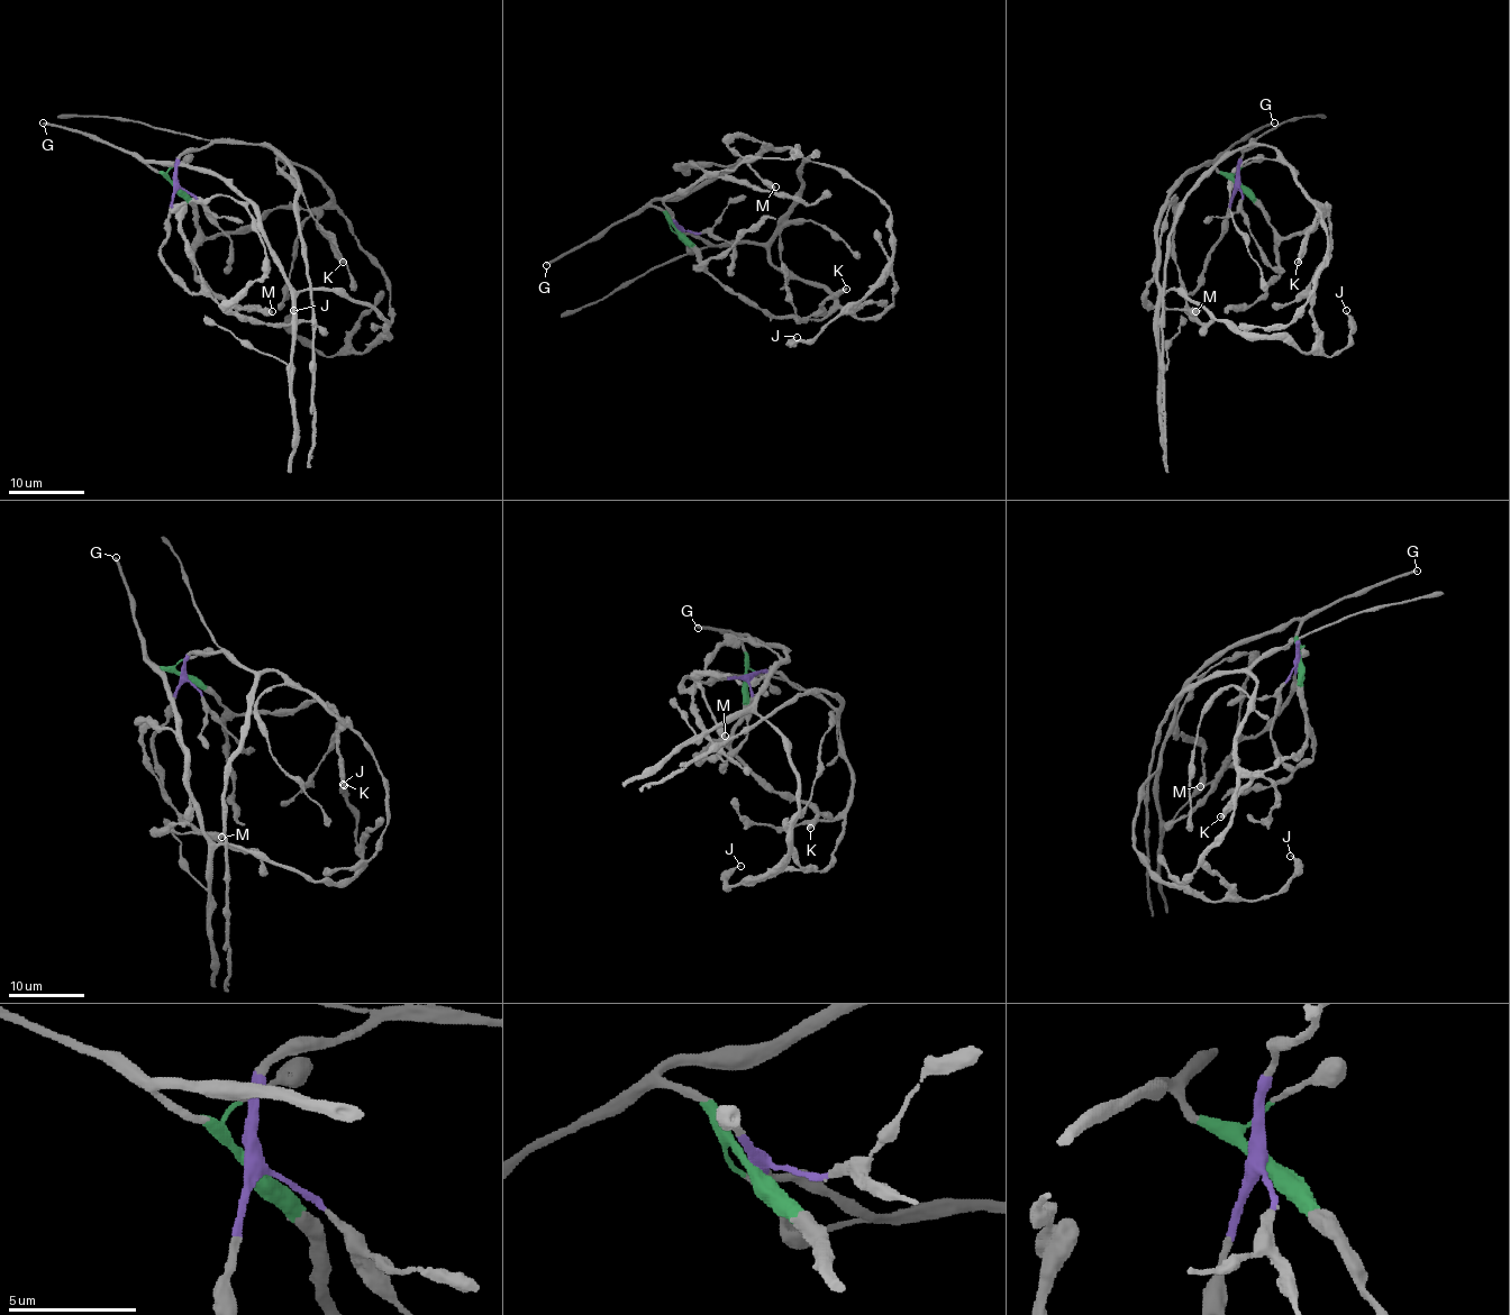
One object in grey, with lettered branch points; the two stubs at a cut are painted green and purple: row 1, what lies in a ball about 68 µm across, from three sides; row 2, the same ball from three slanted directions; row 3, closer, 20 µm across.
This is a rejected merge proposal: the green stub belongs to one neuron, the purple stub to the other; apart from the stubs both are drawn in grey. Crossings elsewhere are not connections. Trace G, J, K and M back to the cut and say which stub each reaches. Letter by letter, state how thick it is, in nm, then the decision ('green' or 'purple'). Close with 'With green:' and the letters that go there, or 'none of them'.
G: calibre 260 nm; green
J: calibre 150 nm; green
K: calibre 380 nm; green
M: calibre 600 nm; green
With green: G, J, K, M

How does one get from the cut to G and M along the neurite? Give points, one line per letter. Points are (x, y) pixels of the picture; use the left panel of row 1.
G: (174, 185), (156, 170), (90, 136), (43, 122)
M: (174, 185), (149, 164), (210, 170), (246, 200), (252, 228), (265, 249), (265, 272), (225, 307), (272, 312)

